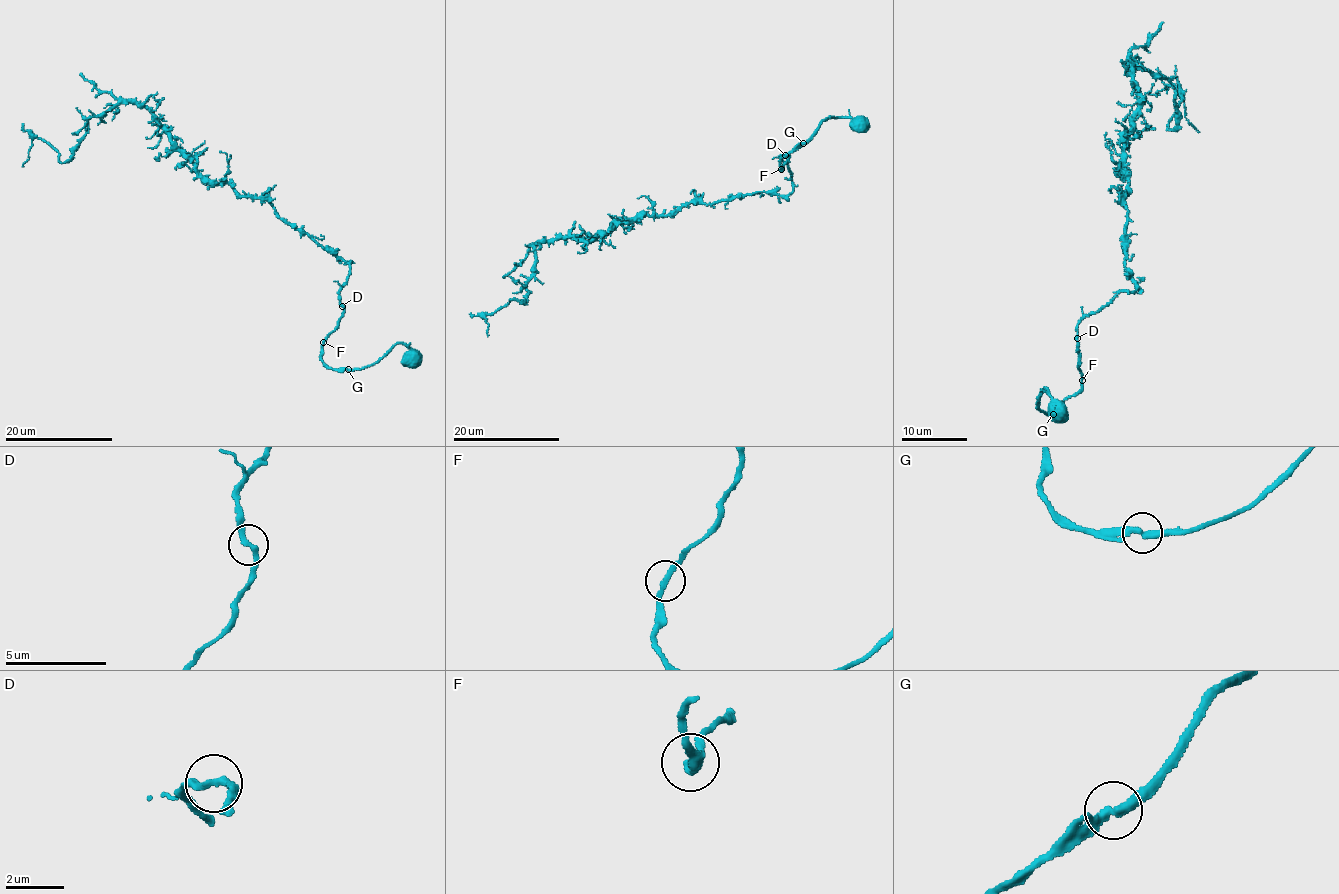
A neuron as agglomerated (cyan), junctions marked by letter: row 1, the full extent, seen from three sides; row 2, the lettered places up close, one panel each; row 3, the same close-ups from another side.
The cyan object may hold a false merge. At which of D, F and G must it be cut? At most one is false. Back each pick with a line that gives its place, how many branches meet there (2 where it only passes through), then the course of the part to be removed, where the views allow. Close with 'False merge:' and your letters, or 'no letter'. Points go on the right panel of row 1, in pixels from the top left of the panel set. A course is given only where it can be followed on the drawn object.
False merge: no letter

